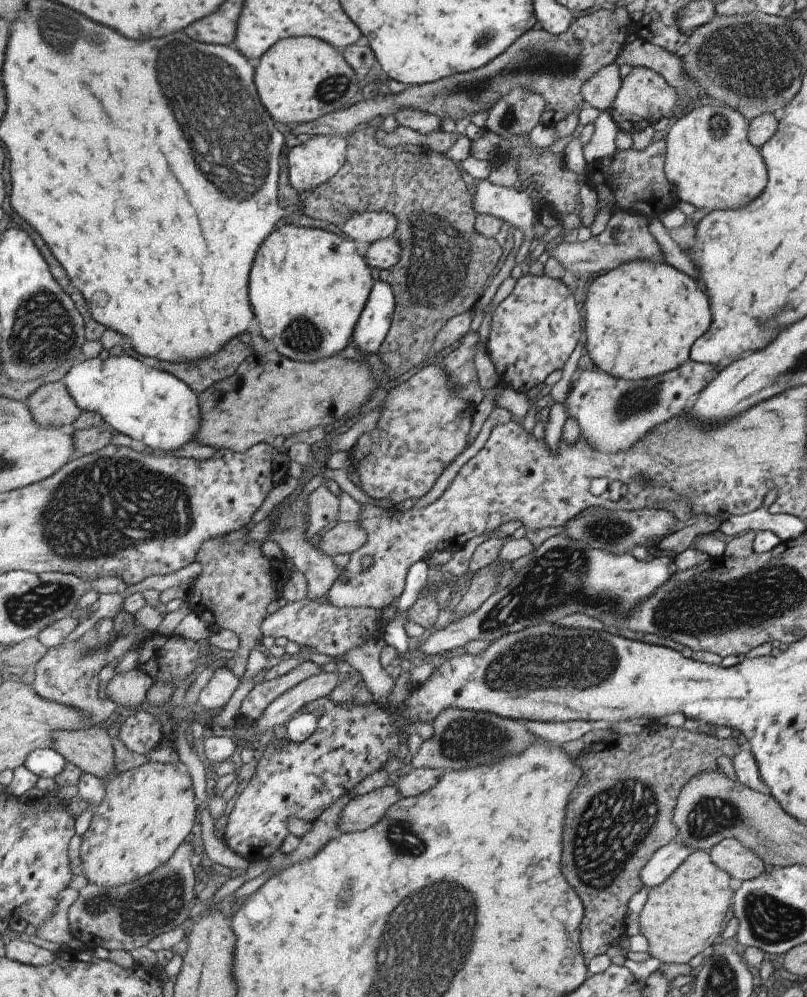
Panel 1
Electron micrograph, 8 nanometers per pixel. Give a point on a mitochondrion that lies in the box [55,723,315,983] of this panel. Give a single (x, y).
(149, 906)

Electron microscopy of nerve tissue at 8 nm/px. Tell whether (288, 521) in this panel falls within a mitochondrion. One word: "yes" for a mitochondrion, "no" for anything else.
yes

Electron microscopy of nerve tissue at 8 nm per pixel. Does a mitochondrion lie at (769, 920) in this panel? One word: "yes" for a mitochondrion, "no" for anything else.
yes

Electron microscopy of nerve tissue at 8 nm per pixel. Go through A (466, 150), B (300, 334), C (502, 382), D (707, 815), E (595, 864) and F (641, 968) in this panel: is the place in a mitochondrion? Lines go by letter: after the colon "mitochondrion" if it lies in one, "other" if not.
A: other
B: mitochondrion
C: other
D: mitochondrion
E: mitochondrion
F: other

